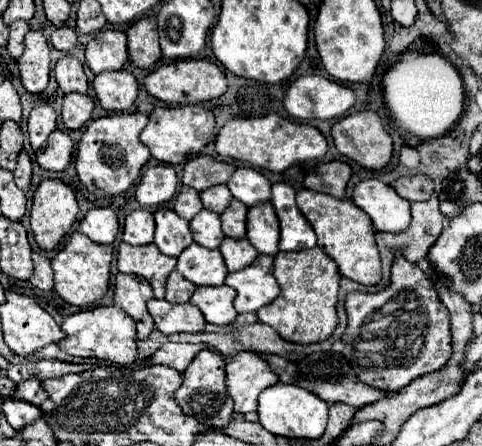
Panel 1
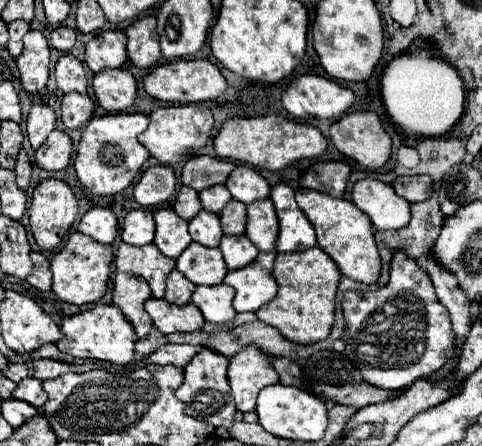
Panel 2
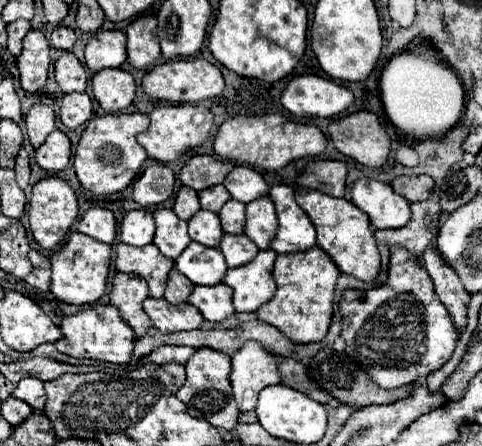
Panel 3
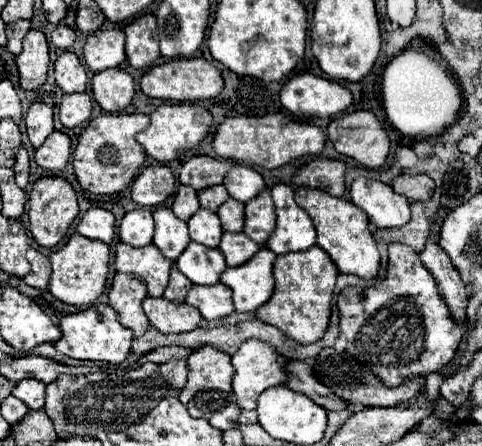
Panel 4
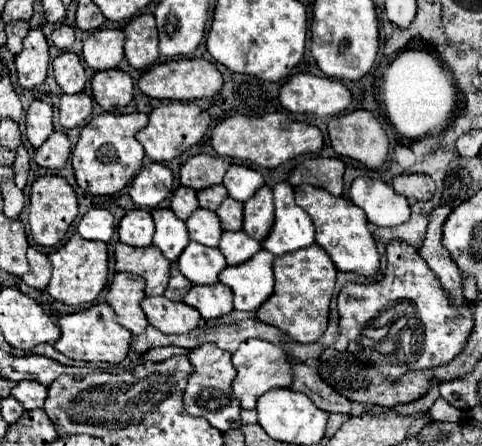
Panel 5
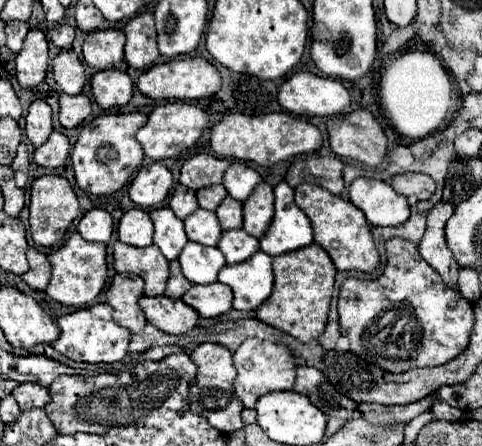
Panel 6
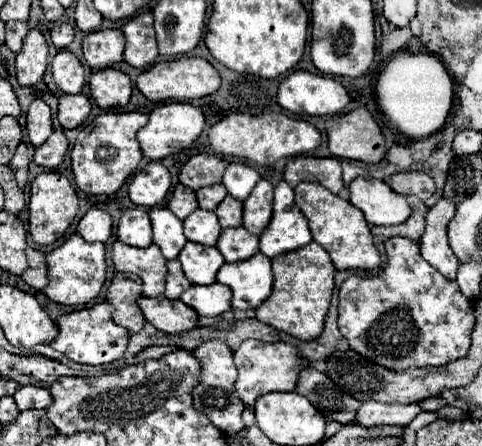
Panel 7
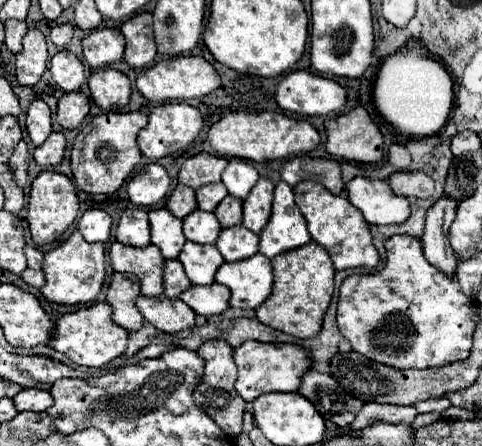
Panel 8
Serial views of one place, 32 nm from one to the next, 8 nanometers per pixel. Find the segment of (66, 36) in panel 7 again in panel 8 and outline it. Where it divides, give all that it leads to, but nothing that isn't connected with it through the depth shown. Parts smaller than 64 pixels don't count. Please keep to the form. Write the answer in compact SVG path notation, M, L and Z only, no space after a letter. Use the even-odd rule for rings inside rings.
M58 24L58 26L52 26L50 30L50 40L52 44L56 44L58 48L64 48L70 40L72 40L72 34L74 34L74 28L70 24Z

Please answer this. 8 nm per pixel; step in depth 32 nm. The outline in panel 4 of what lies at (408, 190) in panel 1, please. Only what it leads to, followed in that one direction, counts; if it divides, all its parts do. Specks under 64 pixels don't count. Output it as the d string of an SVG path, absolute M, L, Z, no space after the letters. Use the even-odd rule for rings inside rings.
M402 174L402 176L394 178L392 188L394 188L394 192L398 192L398 194L406 196L408 200L416 202L416 200L428 200L436 186L434 186L434 180L426 174L418 174L418 176Z

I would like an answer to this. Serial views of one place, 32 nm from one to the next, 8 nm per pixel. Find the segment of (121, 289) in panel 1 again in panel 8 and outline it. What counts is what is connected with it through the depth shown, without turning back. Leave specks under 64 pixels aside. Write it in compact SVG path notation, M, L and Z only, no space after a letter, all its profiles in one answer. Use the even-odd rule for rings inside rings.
M114 272L112 274L112 282L108 288L108 304L114 308L112 320L116 324L120 324L122 328L126 328L128 332L136 332L142 328L144 318L140 314L140 310L136 310L134 300L140 296L140 282L130 278L128 274L120 274Z

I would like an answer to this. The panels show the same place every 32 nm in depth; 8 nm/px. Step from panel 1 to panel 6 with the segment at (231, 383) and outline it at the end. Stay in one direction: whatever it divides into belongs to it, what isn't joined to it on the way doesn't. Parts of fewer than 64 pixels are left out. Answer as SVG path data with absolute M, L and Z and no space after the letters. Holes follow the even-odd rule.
M244 340L240 348L234 352L234 366L238 376L234 380L234 392L242 400L246 408L254 408L256 400L272 390L292 390L296 382L296 358L286 344L272 344L264 340Z

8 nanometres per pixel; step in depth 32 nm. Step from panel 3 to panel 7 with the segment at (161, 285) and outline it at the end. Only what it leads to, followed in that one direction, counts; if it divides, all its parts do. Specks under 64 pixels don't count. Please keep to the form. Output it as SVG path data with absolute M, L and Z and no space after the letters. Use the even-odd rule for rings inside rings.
M122 242L112 244L112 262L116 272L132 272L142 280L142 294L144 296L160 296L164 292L164 276L166 276L166 258L162 256L160 248L150 244L148 248L134 248Z

